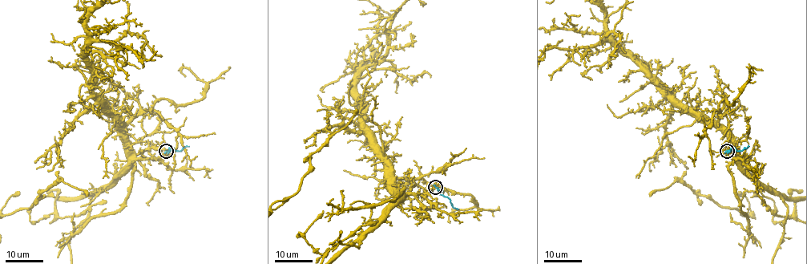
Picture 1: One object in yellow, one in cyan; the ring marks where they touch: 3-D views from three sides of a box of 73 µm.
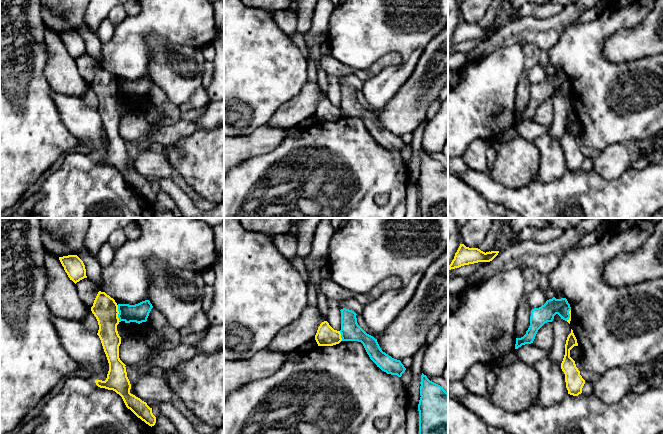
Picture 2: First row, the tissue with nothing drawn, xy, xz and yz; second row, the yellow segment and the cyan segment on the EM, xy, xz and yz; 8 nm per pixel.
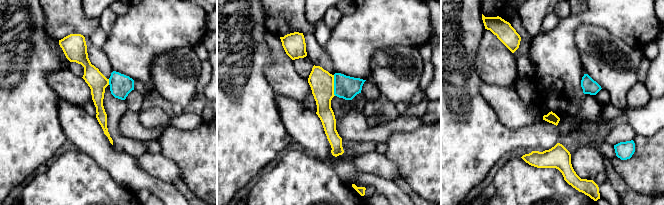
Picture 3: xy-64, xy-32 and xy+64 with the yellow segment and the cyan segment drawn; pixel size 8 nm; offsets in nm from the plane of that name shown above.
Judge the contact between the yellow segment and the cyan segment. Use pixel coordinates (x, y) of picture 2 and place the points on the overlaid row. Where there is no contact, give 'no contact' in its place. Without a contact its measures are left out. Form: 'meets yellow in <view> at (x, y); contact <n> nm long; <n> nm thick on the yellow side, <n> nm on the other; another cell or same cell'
meets yellow in xy at (118, 313); contact 140 nm long; 200 nm thick on the yellow side, 150 nm on the other; another cell

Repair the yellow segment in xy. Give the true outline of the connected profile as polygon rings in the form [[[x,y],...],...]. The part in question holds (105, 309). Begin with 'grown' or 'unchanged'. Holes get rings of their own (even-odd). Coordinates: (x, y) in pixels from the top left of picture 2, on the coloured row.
unchanged | [[[99,291],[91,311],[98,321],[99,330],[97,335],[101,340],[109,363],[106,380],[95,380],[96,385],[100,388],[115,391],[122,397],[126,407],[138,418],[149,426],[154,426],[156,417],[152,413],[152,408],[130,393],[131,384],[127,377],[126,365],[119,358],[121,337],[117,331],[117,325],[120,322],[117,303],[105,292]]]

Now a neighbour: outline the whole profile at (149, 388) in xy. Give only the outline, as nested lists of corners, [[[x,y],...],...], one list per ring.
[[[142,375],[132,384],[135,396],[144,402],[170,403],[176,392],[170,387],[166,378],[153,375]]]

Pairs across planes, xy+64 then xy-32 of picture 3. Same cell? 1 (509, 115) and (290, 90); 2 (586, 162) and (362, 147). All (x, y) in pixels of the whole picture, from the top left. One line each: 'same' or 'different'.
1: different
2: different

